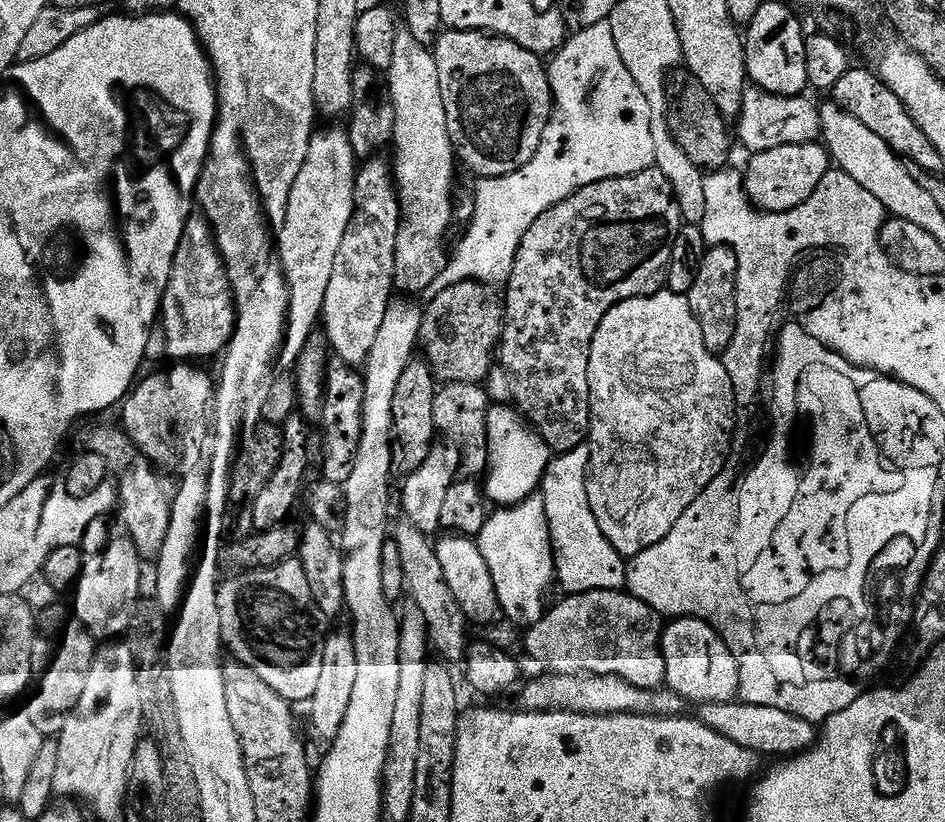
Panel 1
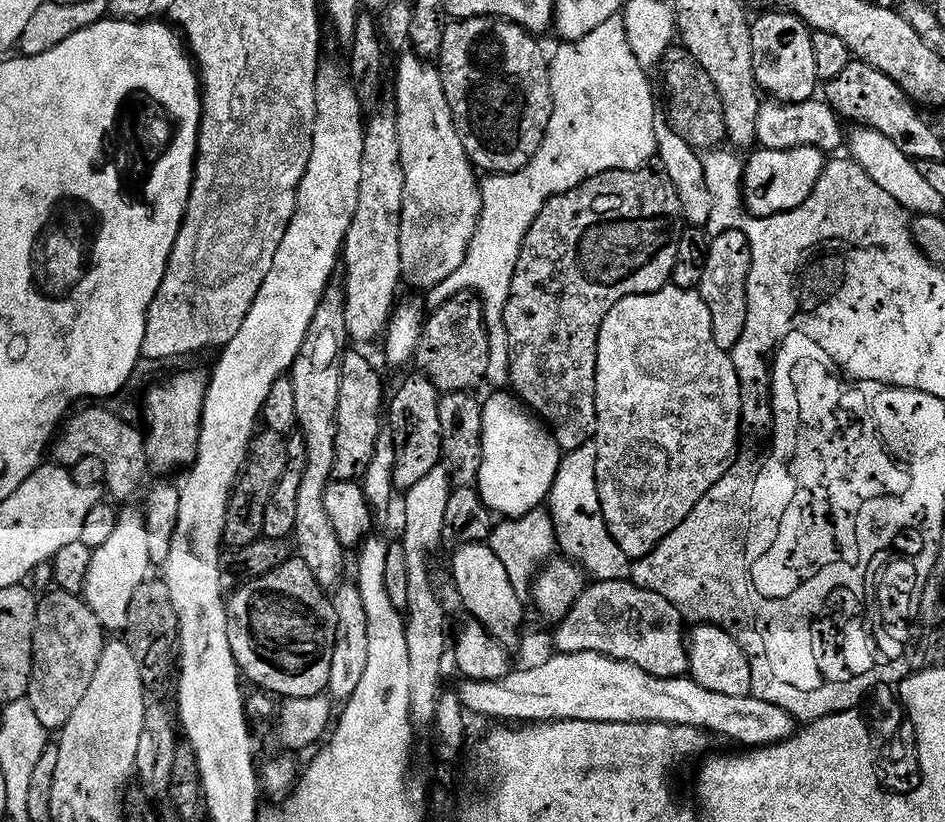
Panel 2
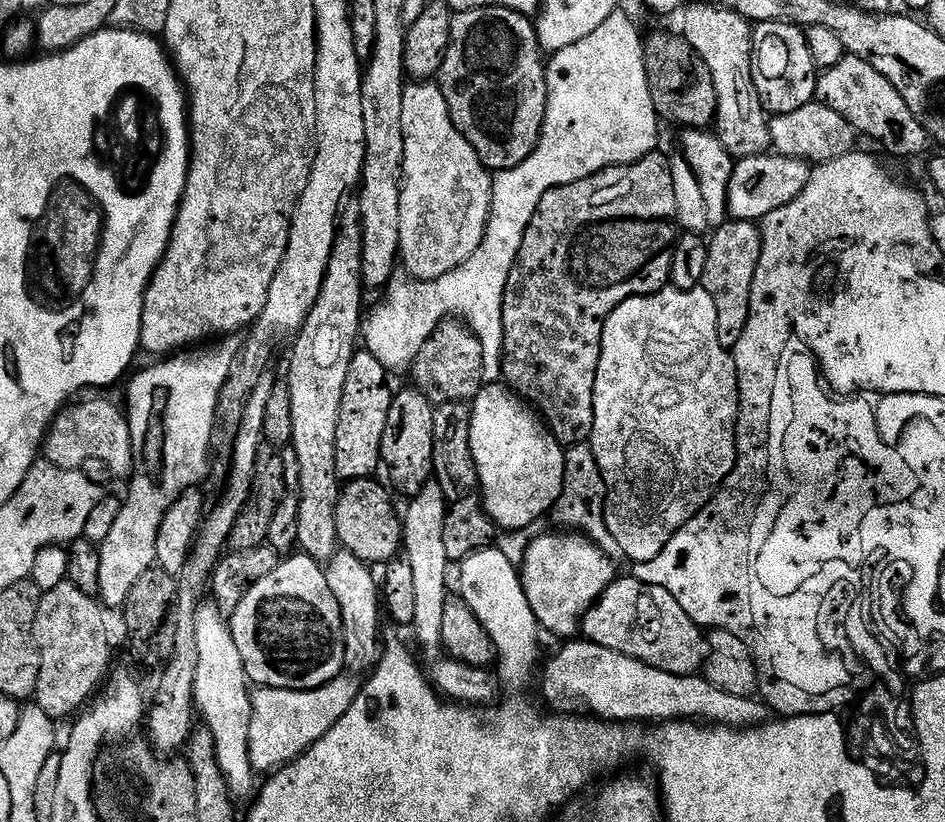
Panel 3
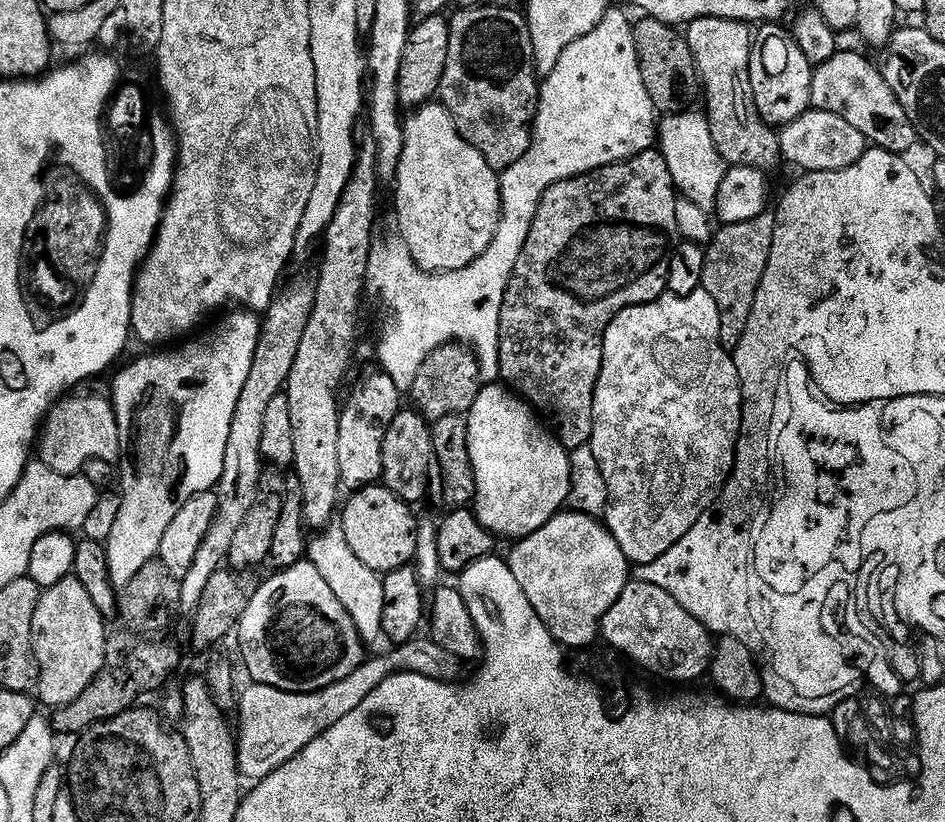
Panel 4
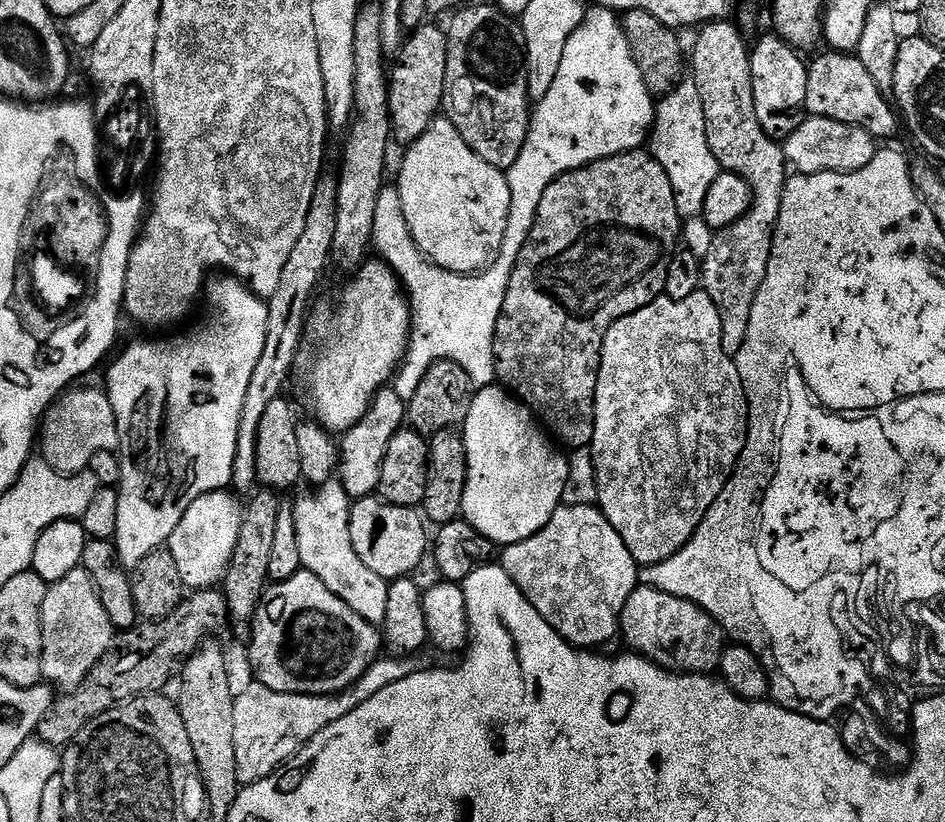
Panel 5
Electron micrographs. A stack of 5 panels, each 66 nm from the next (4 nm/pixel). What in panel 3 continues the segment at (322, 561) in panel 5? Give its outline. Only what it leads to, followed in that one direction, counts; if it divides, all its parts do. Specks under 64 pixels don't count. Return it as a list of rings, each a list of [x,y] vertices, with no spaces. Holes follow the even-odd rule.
[[[340,550],[326,564],[330,590],[338,598],[344,627],[344,666],[349,673],[367,673],[375,665],[382,651],[380,640],[380,616],[382,620],[382,594],[378,589],[378,580],[372,577],[373,569],[358,557]]]

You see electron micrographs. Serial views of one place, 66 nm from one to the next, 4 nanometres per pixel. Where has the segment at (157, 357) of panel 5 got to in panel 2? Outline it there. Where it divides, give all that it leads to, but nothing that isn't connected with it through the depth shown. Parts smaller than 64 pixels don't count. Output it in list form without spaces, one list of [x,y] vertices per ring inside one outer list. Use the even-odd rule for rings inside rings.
[[[180,372],[165,384],[152,388],[144,400],[144,424],[142,423],[142,452],[160,472],[172,472],[175,468],[187,469],[196,463],[196,451],[200,441],[200,423],[204,413],[204,399],[208,393],[208,380],[200,372]],[[121,511],[116,517],[114,534],[110,534],[108,541],[95,548],[92,553],[90,570],[86,574],[86,586],[82,593],[84,603],[106,630],[127,629],[128,611],[130,601],[134,599],[134,590],[138,590],[143,580],[149,579],[148,568],[152,567],[144,512]]]

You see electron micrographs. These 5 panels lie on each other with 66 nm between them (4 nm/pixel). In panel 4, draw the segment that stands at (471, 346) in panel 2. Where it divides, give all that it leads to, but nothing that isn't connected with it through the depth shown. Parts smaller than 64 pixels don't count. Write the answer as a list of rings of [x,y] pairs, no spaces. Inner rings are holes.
[[[455,342],[444,344],[422,366],[422,370],[414,378],[414,386],[410,393],[415,411],[425,420],[431,422],[438,418],[464,416],[474,406],[474,398],[478,398],[482,387],[480,367],[475,356],[467,347]]]

